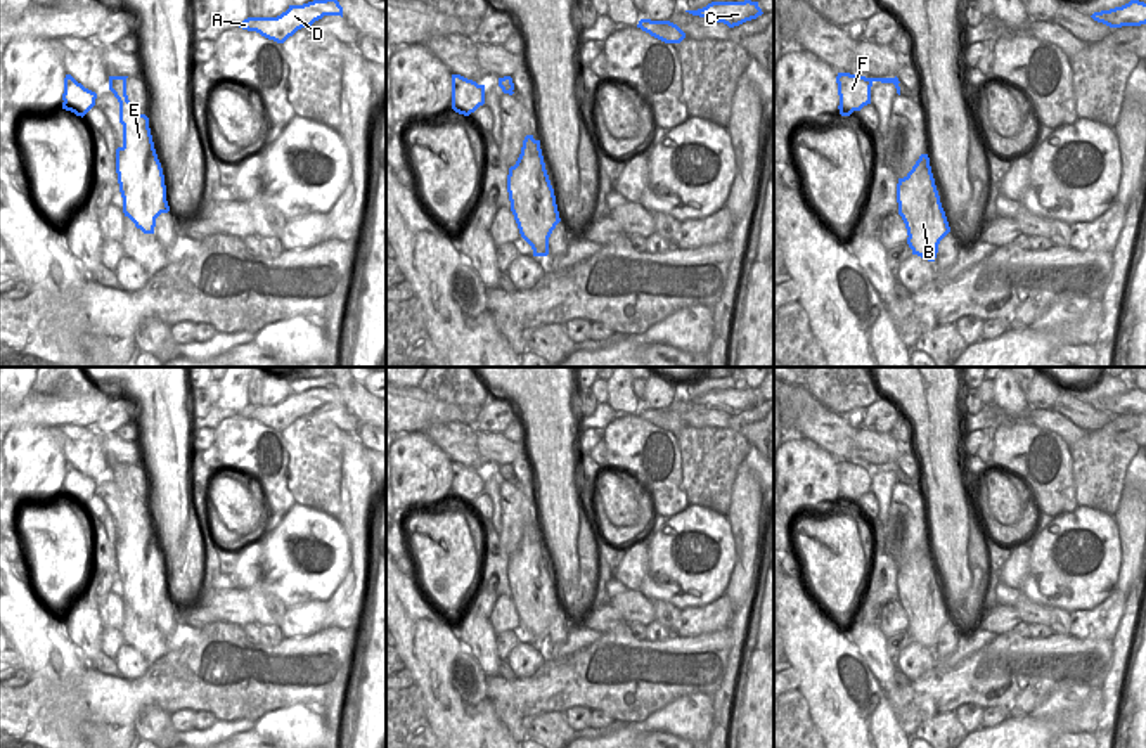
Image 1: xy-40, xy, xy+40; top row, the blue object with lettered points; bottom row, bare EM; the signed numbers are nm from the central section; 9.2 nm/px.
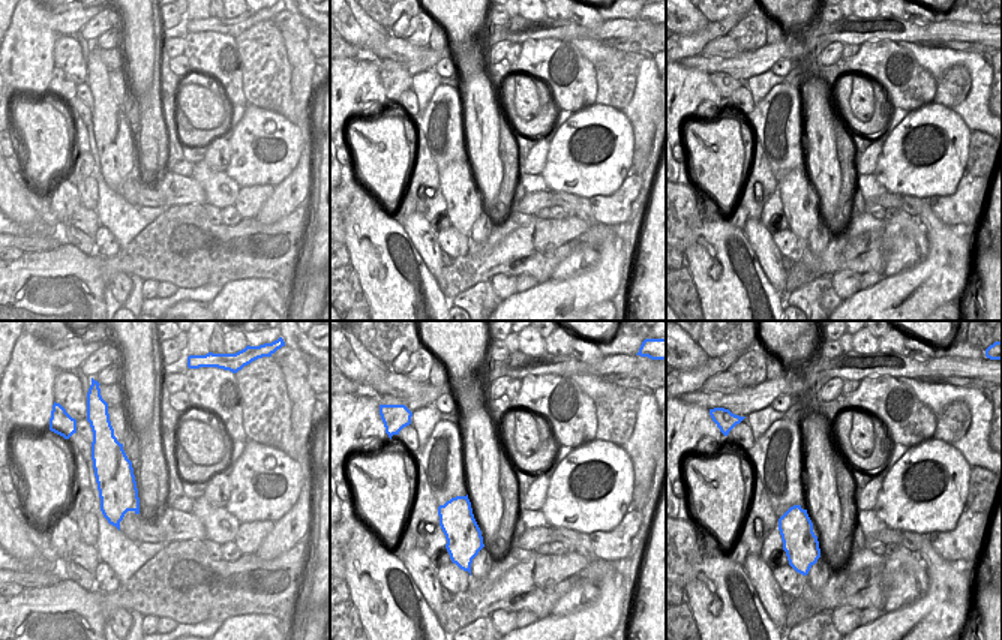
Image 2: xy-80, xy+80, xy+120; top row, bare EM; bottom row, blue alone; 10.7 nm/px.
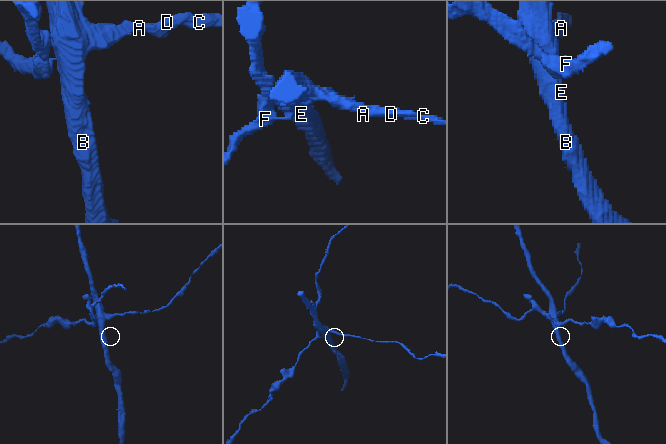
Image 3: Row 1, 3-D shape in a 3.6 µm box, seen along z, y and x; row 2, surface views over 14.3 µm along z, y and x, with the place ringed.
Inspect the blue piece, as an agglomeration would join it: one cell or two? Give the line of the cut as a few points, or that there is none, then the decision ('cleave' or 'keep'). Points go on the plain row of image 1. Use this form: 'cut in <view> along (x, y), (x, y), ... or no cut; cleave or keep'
cut in xy-40 along (109, 466), (125, 468); cleave

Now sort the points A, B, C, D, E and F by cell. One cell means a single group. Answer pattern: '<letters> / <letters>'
A B C D E / F

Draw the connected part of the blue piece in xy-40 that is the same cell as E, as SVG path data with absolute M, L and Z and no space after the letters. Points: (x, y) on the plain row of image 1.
M109 468L109 478L119 490L119 511L123 513L123 533L116 537L123 601L144 622L154 622L156 606L168 601L170 594L149 506L128 488L126 468Z

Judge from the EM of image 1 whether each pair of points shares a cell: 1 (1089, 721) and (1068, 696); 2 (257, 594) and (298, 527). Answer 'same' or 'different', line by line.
1: different
2: different

